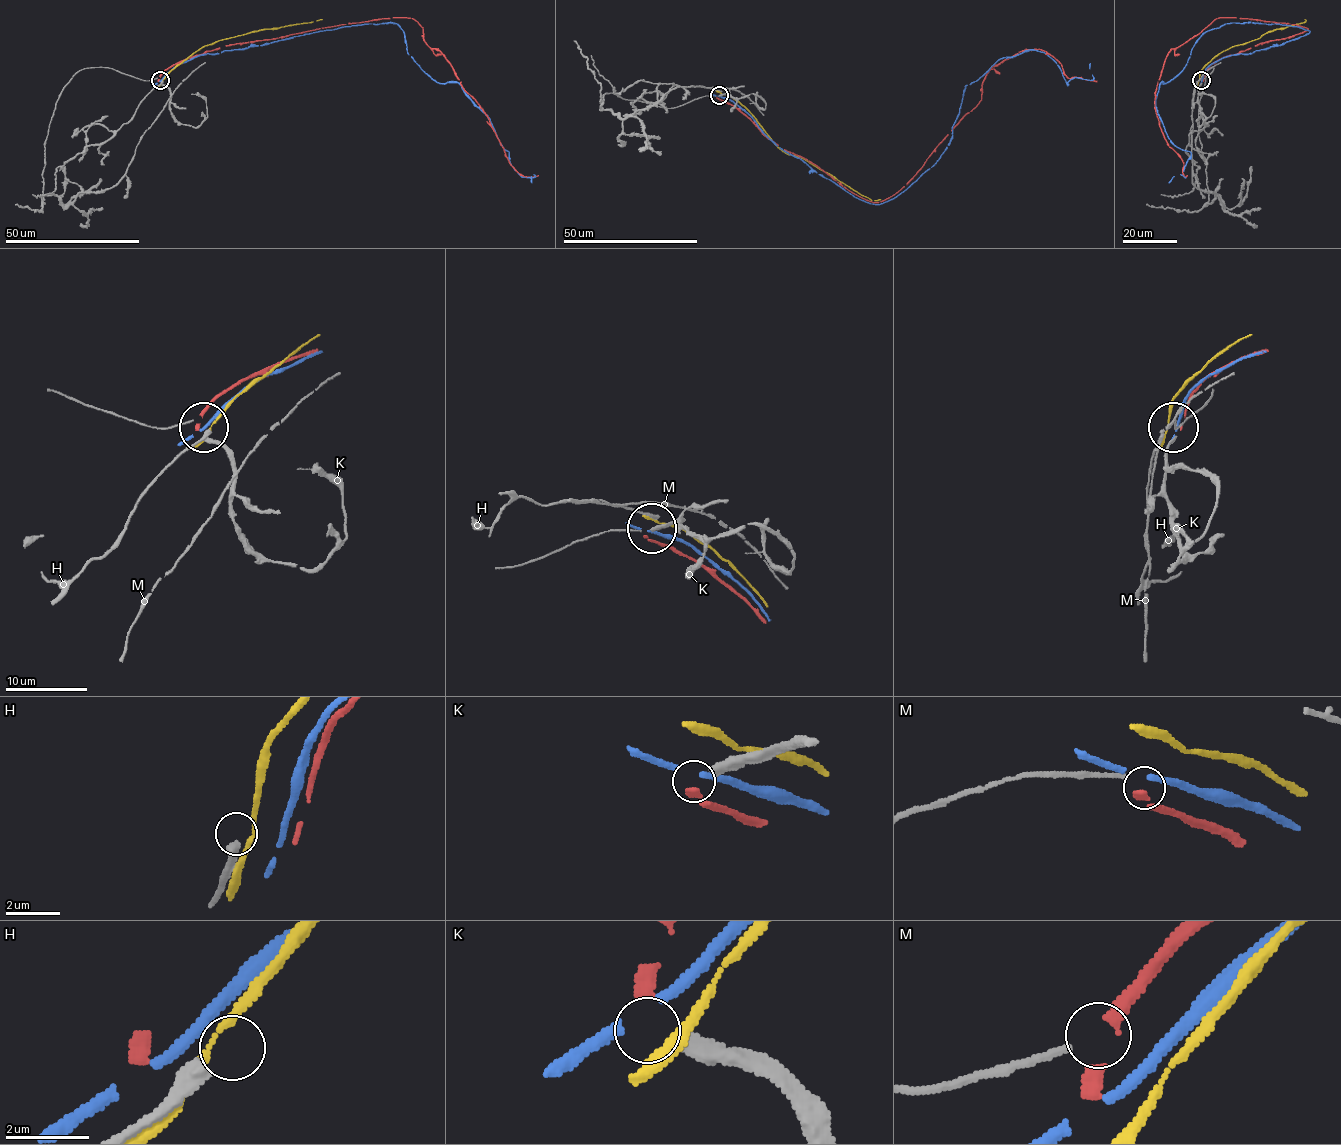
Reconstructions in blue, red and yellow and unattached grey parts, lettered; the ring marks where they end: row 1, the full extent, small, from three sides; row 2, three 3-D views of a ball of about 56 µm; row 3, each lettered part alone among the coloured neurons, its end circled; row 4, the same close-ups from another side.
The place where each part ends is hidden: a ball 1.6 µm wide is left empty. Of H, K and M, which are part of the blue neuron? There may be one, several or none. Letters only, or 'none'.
none

